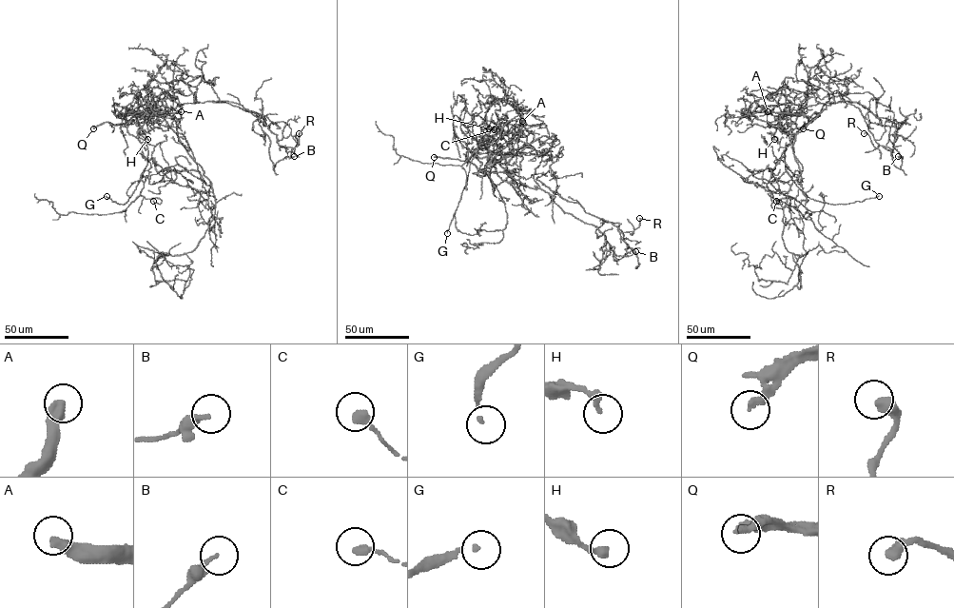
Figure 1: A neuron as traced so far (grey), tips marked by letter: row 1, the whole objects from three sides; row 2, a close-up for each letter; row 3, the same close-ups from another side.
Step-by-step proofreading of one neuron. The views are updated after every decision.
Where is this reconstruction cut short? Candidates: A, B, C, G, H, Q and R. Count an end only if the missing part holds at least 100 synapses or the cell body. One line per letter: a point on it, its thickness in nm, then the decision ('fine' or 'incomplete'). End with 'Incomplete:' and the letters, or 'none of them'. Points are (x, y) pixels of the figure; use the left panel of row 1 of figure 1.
A: at (181, 111); 420 nm thick; incomplete
B: at (294, 156); 240 nm thick; fine
C: at (153, 201); 320 nm thick; fine
G: at (107, 196); 110 nm thick; incomplete
H: at (147, 139); 280 nm thick; fine
Q: at (93, 128); 260 nm thick; incomplete
R: at (299, 133); 460 nm thick; fine
Incomplete: A, G, Q

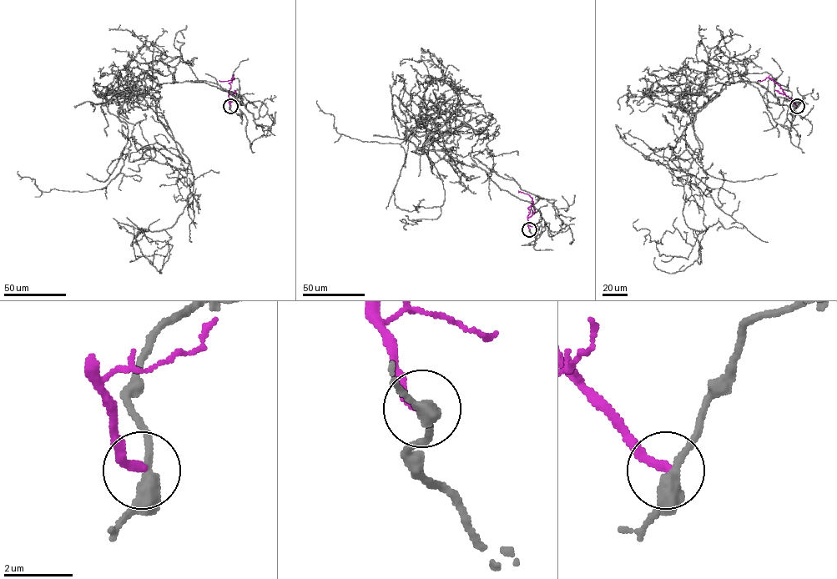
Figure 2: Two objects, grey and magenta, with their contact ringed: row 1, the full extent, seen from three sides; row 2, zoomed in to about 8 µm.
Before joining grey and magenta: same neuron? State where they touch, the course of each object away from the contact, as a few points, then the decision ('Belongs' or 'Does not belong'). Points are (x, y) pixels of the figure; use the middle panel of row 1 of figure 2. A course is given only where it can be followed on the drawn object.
Place: (529, 229). Course of grey: (529, 229), (546, 229), (531, 203), (441, 149), (492, 119), (432, 128), (468, 88), (441, 81), (459, 70). Course of magenta: (529, 229), (528, 208), (532, 198), (518, 190). Does not belong

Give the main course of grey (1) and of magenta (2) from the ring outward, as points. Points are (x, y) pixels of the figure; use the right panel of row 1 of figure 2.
1: (797, 106), (738, 81), (696, 114), (683, 212), (703, 231), (687, 259), (660, 256), (638, 219)
2: (797, 106), (772, 79), (767, 78), (758, 80)

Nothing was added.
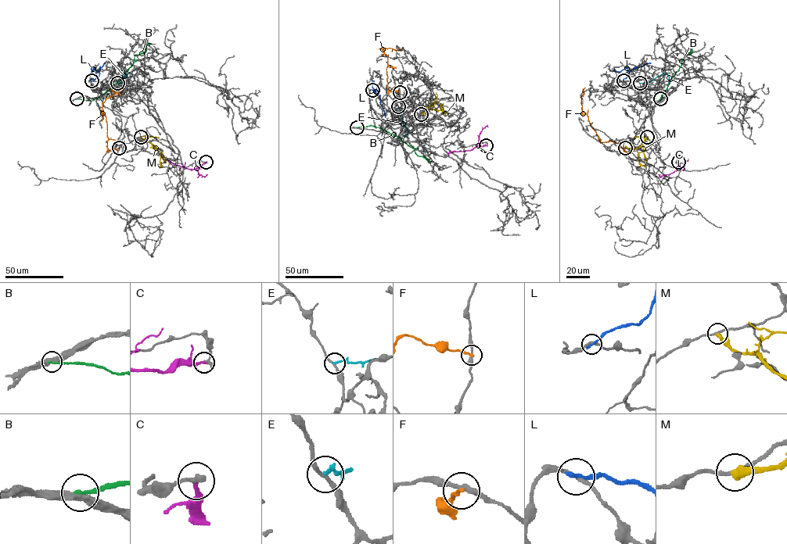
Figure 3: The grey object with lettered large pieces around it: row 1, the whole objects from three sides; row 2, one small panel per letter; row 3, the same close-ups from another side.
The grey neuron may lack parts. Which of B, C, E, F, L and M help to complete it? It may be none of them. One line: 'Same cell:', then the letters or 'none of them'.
Same cell: none of them

